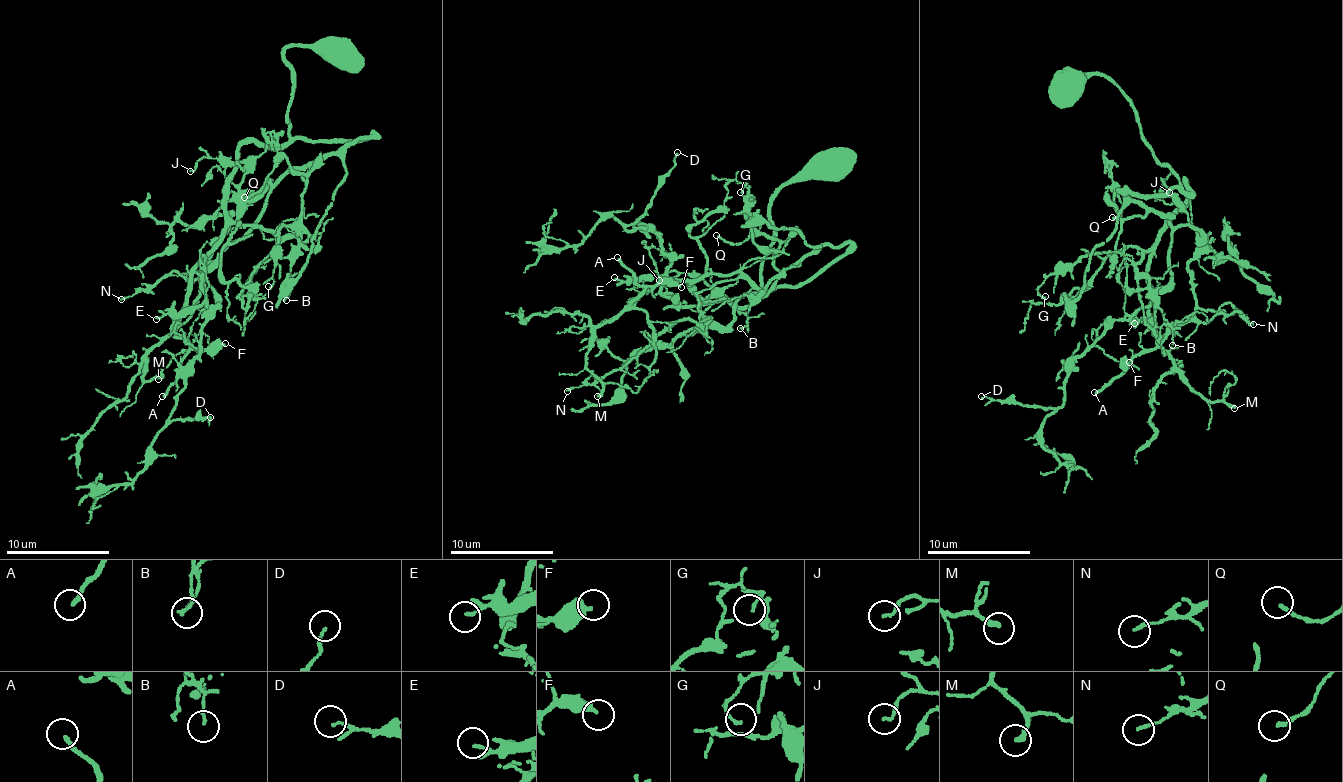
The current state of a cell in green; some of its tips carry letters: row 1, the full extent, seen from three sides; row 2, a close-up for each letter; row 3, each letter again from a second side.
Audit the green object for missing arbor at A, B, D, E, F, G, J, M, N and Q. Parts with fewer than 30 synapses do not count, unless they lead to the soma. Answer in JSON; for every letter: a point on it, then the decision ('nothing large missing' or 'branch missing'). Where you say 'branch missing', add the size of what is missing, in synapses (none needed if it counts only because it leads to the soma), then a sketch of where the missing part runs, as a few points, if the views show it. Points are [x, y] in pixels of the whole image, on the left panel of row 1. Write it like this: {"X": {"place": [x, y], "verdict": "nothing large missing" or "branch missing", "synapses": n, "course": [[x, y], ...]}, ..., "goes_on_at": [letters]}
{"A": {"place": [162, 396], "verdict": "branch missing", "synapses": 50, "course": [[162, 396], [173, 419], [195, 421], [253, 367], [255, 357], [291, 321], [294, 307]]}, "B": {"place": [286, 300], "verdict": "nothing large missing"}, "D": {"place": [210, 417], "verdict": "nothing large missing"}, "E": {"place": [156, 319], "verdict": "nothing large missing"}, "F": {"place": [225, 343], "verdict": "nothing large missing"}, "G": {"place": [268, 286], "verdict": "nothing large missing"}, "J": {"place": [190, 171], "verdict": "nothing large missing"}, "M": {"place": [158, 379], "verdict": "nothing large missing"}, "N": {"place": [121, 299], "verdict": "nothing large missing"}, "Q": {"place": [244, 197], "verdict": "nothing large missing"}, "goes_on_at": ["A"]}

